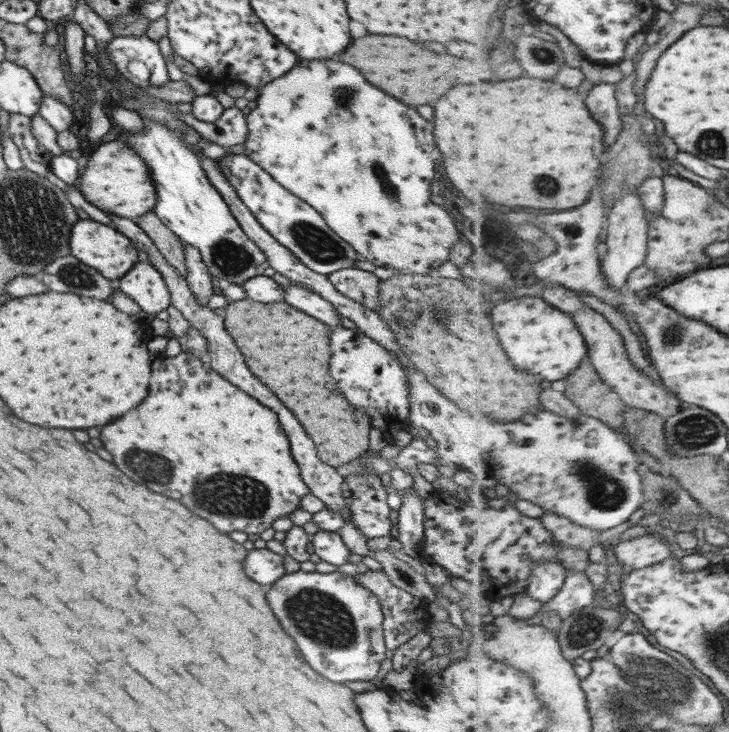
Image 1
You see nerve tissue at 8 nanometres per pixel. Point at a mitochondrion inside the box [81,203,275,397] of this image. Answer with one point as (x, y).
(230, 259)

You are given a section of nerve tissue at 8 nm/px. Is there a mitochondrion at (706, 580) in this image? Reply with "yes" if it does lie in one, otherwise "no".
no

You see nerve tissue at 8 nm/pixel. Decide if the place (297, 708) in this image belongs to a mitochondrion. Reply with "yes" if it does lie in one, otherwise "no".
no

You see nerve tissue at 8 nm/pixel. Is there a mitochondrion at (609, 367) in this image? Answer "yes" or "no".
no

